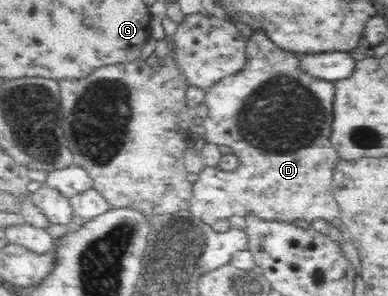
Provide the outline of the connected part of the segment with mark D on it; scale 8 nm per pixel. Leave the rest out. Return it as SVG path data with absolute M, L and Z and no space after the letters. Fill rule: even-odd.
M262 33L252 34L247 42L248 62L240 72L218 80L206 88L204 102L208 107L202 125L210 143L228 146L240 164L234 171L224 171L205 165L194 182L190 200L193 219L206 224L228 219L230 216L256 215L267 221L292 223L299 220L312 222L322 218L336 221L341 208L333 195L333 166L339 156L330 142L333 121L332 98L334 86L328 82L326 90L310 90L308 78L298 66L298 55L284 52Z

